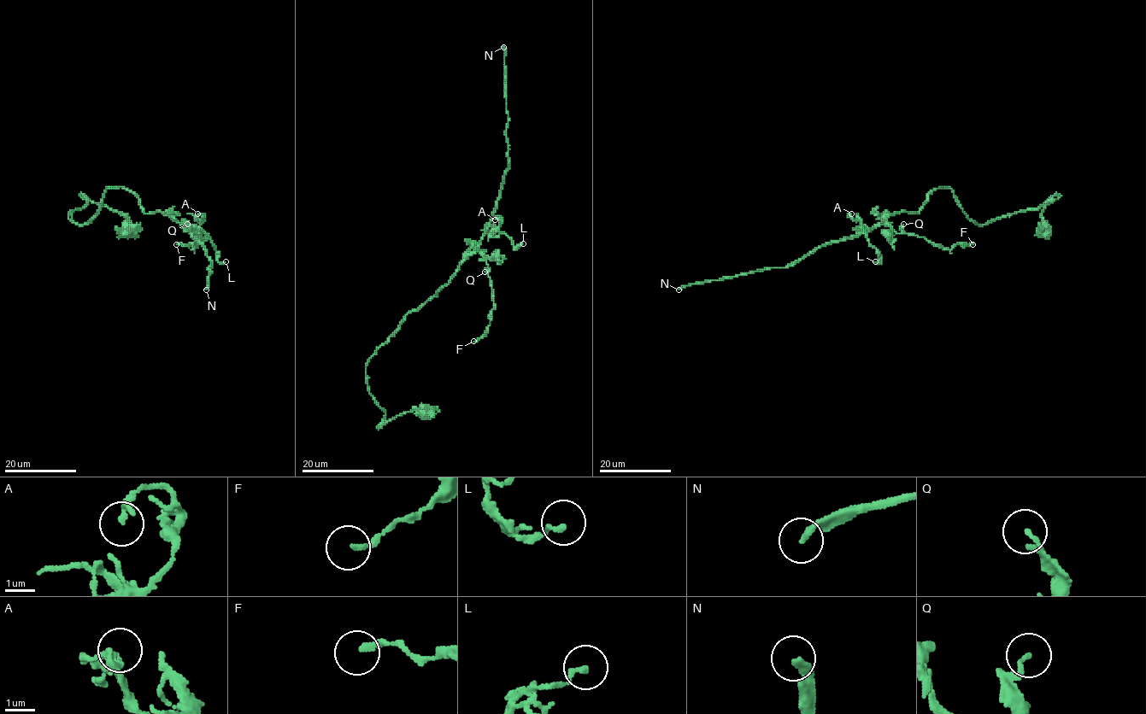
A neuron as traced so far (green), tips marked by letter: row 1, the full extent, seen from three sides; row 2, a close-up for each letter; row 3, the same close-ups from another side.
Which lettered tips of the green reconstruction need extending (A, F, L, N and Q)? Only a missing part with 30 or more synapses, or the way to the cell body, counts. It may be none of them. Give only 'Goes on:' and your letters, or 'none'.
Goes on: N

